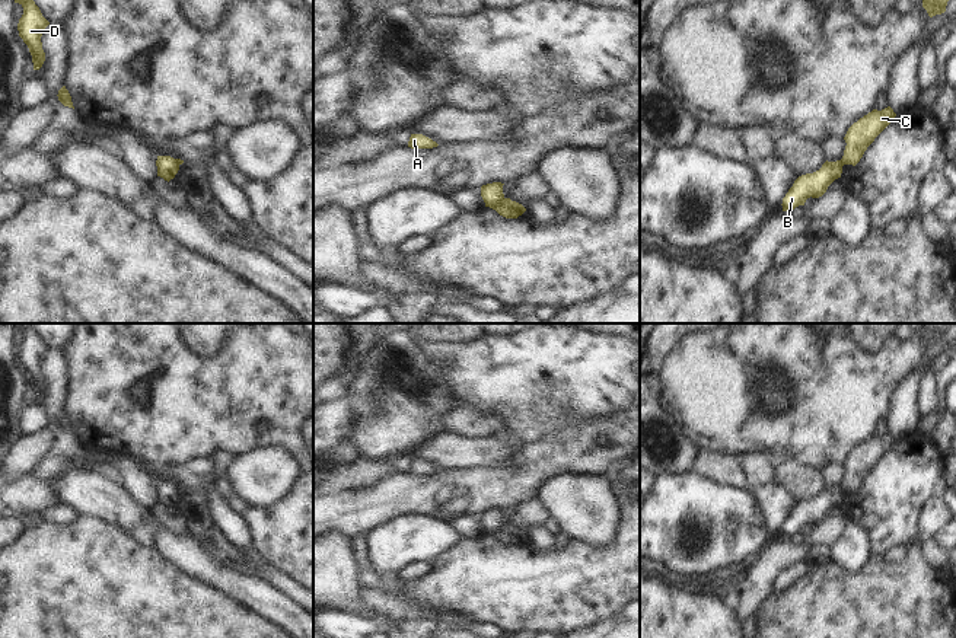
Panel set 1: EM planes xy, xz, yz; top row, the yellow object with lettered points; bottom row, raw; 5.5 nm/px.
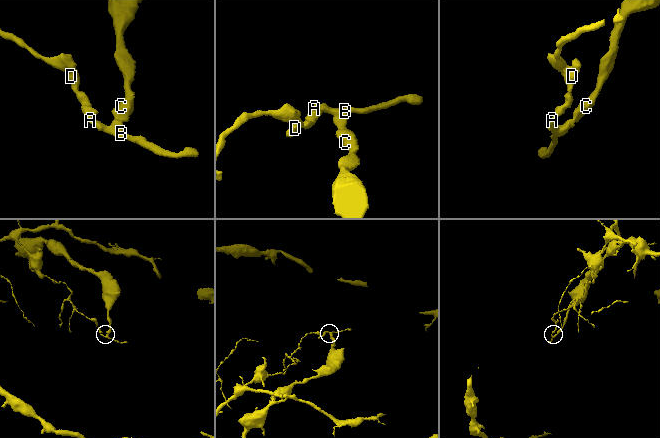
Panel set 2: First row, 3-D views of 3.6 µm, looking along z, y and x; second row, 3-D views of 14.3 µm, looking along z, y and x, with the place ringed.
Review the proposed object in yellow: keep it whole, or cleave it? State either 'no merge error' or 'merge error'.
merge error

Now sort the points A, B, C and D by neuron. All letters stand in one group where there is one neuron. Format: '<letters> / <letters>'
A B D / C

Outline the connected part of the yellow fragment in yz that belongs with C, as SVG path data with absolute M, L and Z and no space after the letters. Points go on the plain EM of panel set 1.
M888 433L882 437L873 436L854 449L844 463L847 472L841 485L842 491L855 492L867 473L895 446L895 443L896 440L893 436Z

